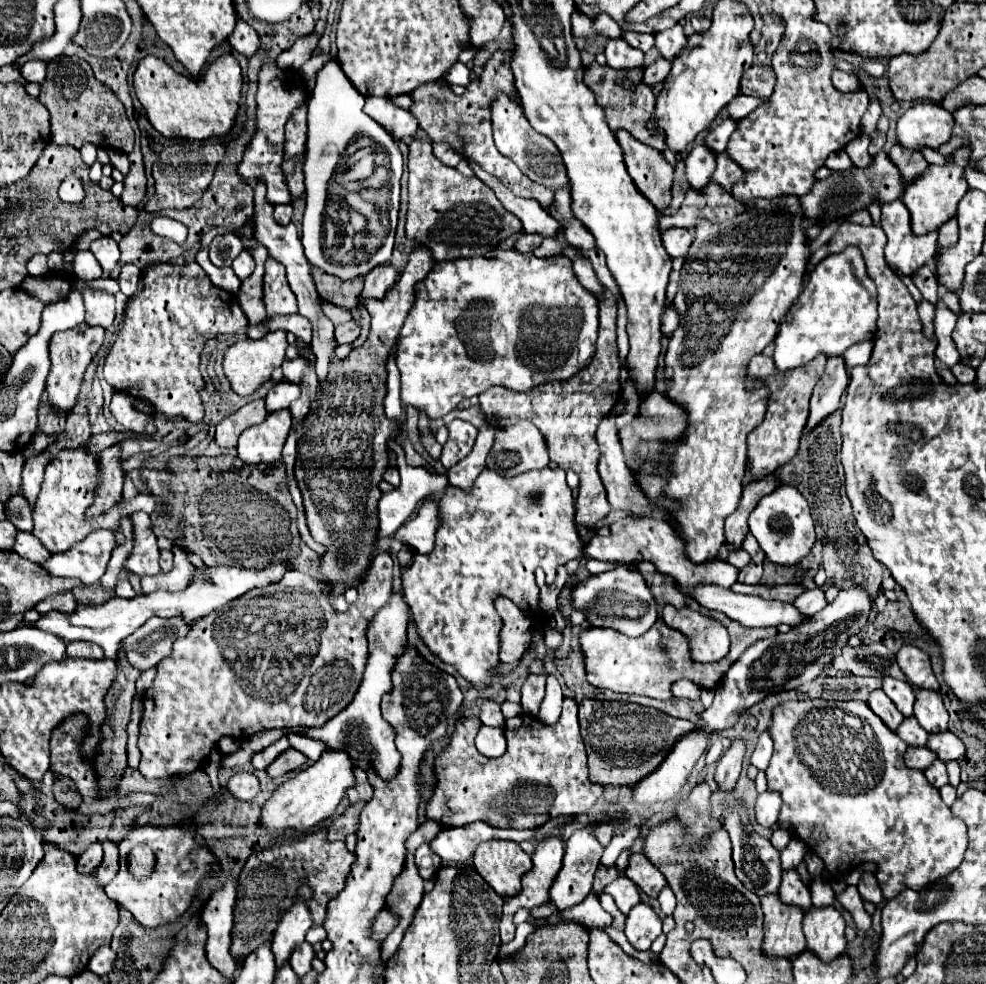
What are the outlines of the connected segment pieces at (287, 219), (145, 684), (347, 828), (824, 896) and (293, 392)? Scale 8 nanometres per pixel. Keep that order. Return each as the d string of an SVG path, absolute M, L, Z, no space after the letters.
M282 204L274 208L274 218L278 224L290 224L292 222L292 214L294 214L294 206L292 204Z
M156 666L150 668L150 670L144 670L144 672L140 674L140 678L138 678L138 682L136 682L136 692L138 692L140 696L150 688L154 676L156 676Z
M356 802L348 806L348 810L338 816L330 826L328 826L328 840L346 840L348 834L356 834L358 830L358 818L366 802Z
M822 876L812 878L810 892L812 892L812 904L814 906L828 906L828 904L834 904L834 900L836 900L830 884Z
M278 382L274 388L270 388L266 396L266 410L276 412L282 408L288 408L296 398L300 396L300 386L292 382Z

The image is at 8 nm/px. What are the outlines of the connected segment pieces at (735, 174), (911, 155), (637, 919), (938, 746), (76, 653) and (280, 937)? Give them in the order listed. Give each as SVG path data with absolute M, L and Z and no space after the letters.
M720 152L718 158L716 158L718 166L716 166L716 172L712 174L712 182L718 182L722 188L726 190L732 190L732 186L742 178L746 176L746 170L742 166L738 166L730 156L728 152Z
M894 144L888 156L894 164L898 164L904 180L912 180L914 176L918 176L920 172L924 172L928 168L926 158L918 150L904 148L902 144Z
M638 902L626 920L626 938L636 950L648 950L650 944L662 934L662 920L646 902Z
M938 732L938 734L930 734L928 736L928 744L930 750L934 750L938 754L940 760L958 760L964 756L966 748L962 744L962 740L952 734L952 732Z
M68 644L66 654L70 658L90 658L90 660L102 660L104 652L98 648L98 644Z
M302 888L300 902L296 902L290 908L290 912L286 912L280 926L274 932L272 952L274 952L274 958L276 958L276 968L282 968L282 964L290 960L292 952L304 942L306 932L312 926L310 912L308 912L308 908L304 904L308 898L310 898L310 890Z

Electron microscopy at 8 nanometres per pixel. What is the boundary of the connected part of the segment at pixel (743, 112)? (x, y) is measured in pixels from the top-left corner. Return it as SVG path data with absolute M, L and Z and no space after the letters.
M736 96L730 104L728 104L728 110L730 110L730 116L740 120L740 118L746 118L750 112L754 112L758 106L766 104L768 98L756 98L756 96Z

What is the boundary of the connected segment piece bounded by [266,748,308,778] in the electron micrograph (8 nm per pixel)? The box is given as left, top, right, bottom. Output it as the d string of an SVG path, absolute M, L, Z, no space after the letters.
M288 748L288 750L284 750L284 752L268 766L266 772L268 772L272 778L278 778L278 776L282 776L282 774L286 774L286 772L300 770L306 762L308 762L308 758L306 758L302 752L298 752L298 750L294 750L294 748Z

